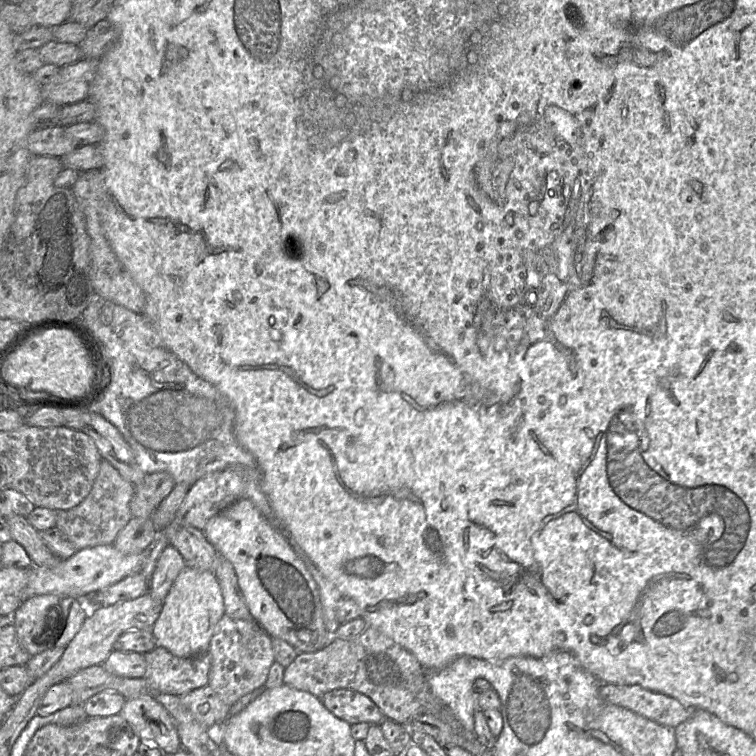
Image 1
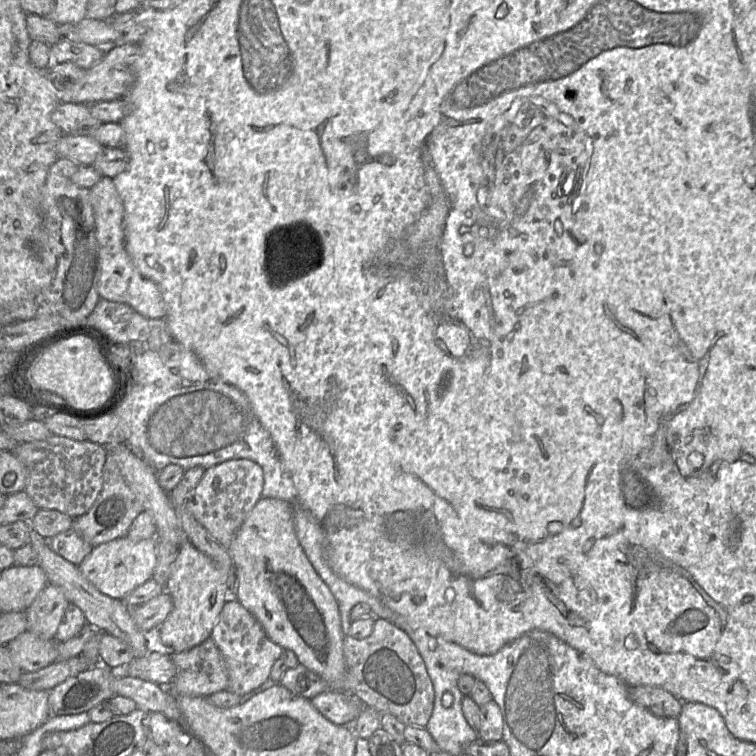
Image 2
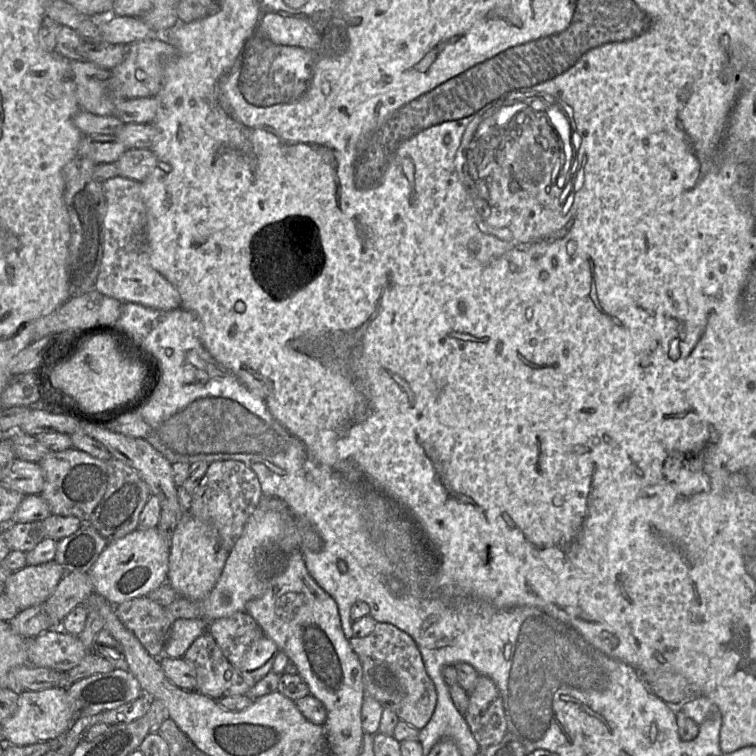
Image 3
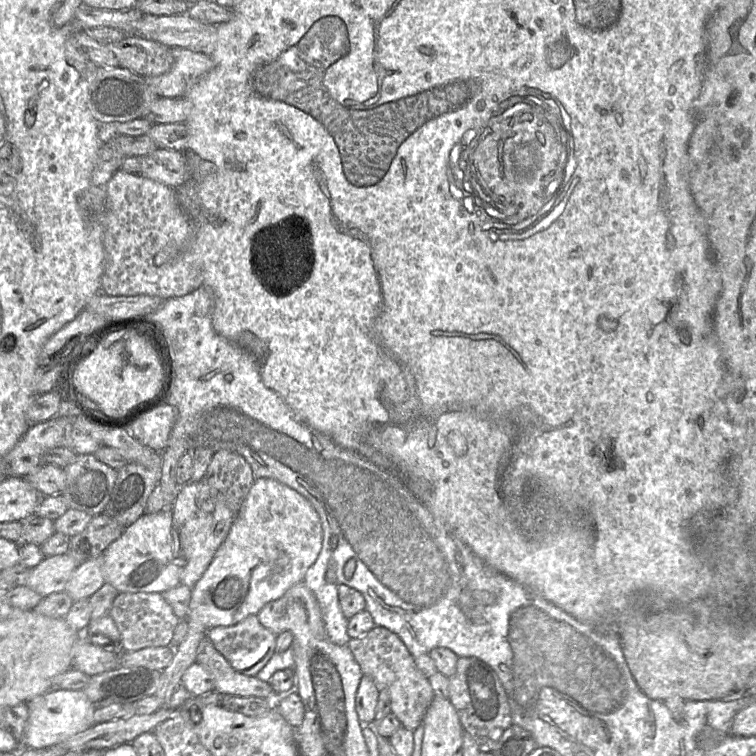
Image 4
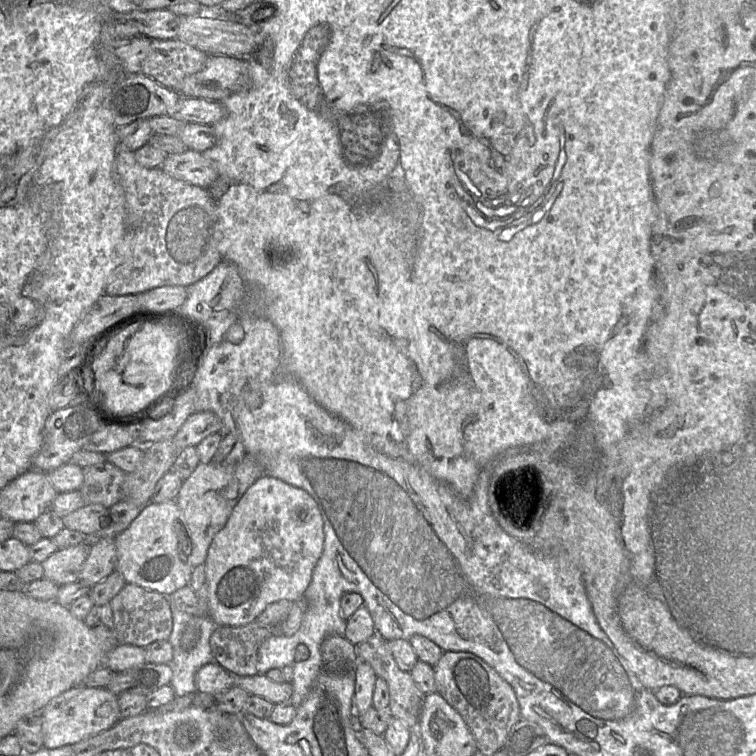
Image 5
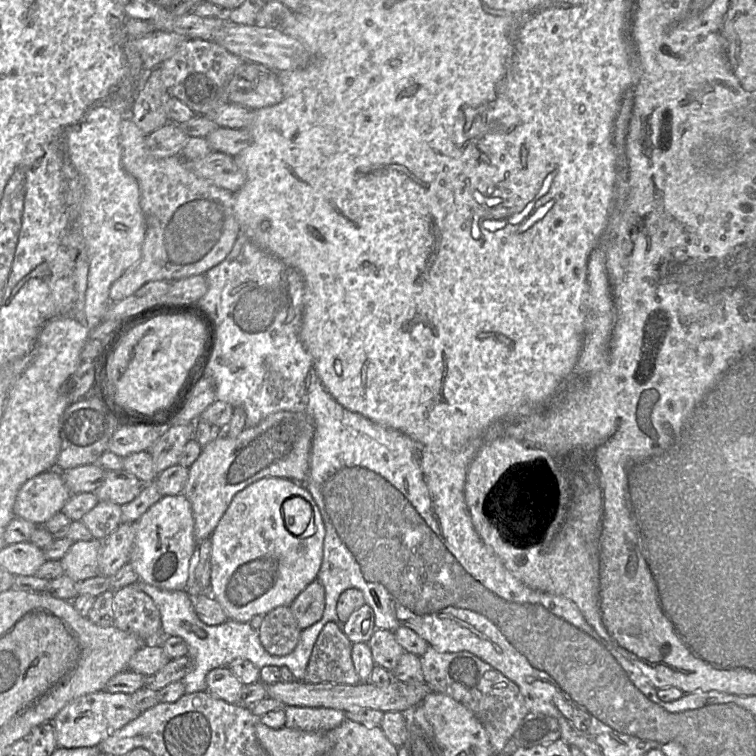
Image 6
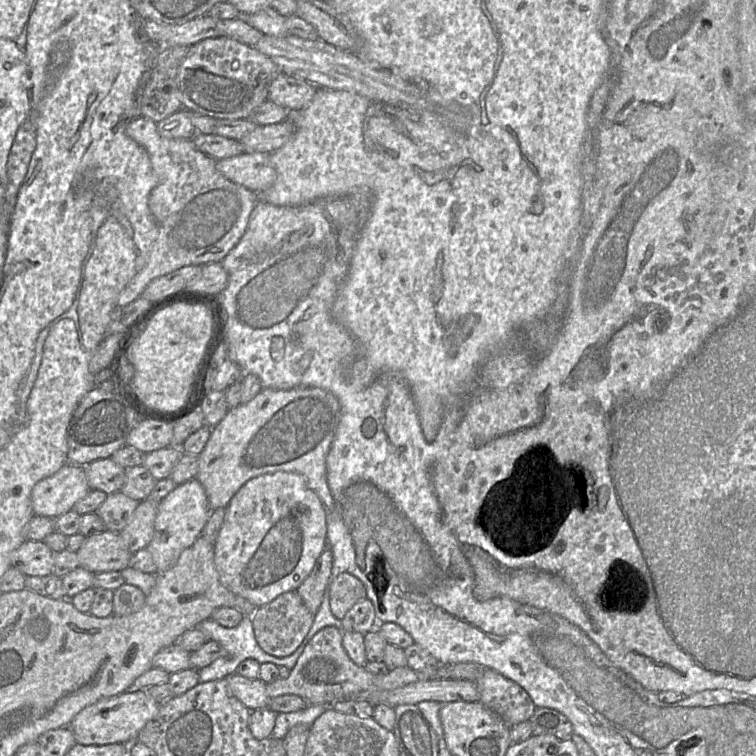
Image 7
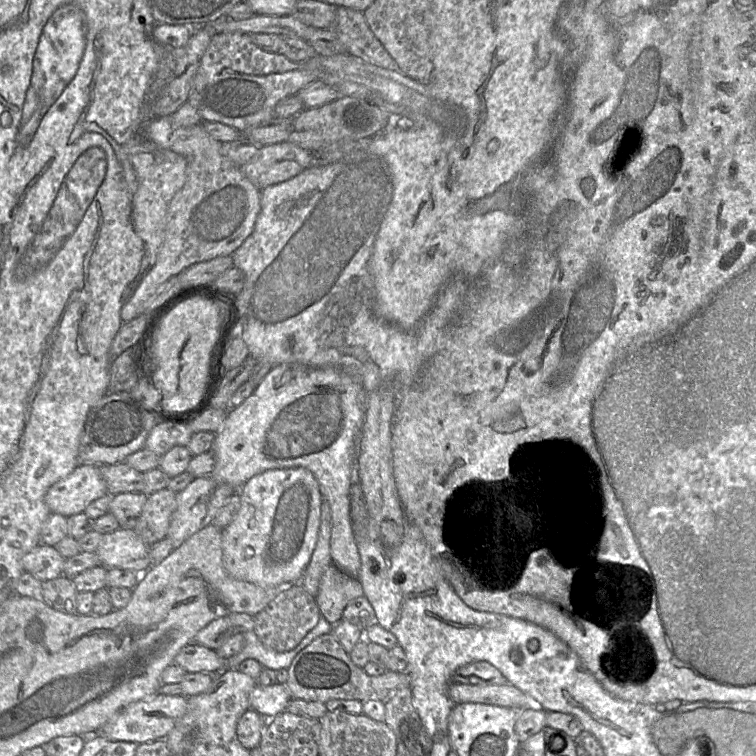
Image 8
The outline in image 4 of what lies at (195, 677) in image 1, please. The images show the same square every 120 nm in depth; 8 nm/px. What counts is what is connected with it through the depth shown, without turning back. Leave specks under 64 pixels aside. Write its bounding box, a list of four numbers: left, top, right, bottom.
[196,636,277,700]

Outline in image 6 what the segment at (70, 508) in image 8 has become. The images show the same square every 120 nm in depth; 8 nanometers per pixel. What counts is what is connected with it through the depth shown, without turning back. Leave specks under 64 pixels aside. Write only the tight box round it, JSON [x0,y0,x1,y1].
[13,469,71,525]

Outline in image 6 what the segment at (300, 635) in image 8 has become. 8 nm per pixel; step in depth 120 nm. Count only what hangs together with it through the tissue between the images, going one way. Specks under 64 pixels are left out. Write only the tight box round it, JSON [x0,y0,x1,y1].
[258,606,301,656]

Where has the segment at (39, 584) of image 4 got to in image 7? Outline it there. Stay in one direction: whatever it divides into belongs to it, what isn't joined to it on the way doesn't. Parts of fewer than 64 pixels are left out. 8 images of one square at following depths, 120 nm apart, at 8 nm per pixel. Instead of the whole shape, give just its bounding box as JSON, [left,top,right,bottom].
[76,530,133,573]

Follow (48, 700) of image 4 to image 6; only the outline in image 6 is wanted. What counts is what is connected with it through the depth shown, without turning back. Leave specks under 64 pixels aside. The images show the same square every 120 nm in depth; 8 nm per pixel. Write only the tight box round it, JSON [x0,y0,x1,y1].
[51,691,141,747]

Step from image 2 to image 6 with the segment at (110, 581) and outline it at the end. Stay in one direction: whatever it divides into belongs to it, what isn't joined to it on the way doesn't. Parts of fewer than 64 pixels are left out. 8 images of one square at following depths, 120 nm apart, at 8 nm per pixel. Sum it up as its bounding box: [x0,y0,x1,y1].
[129,493,197,590]

